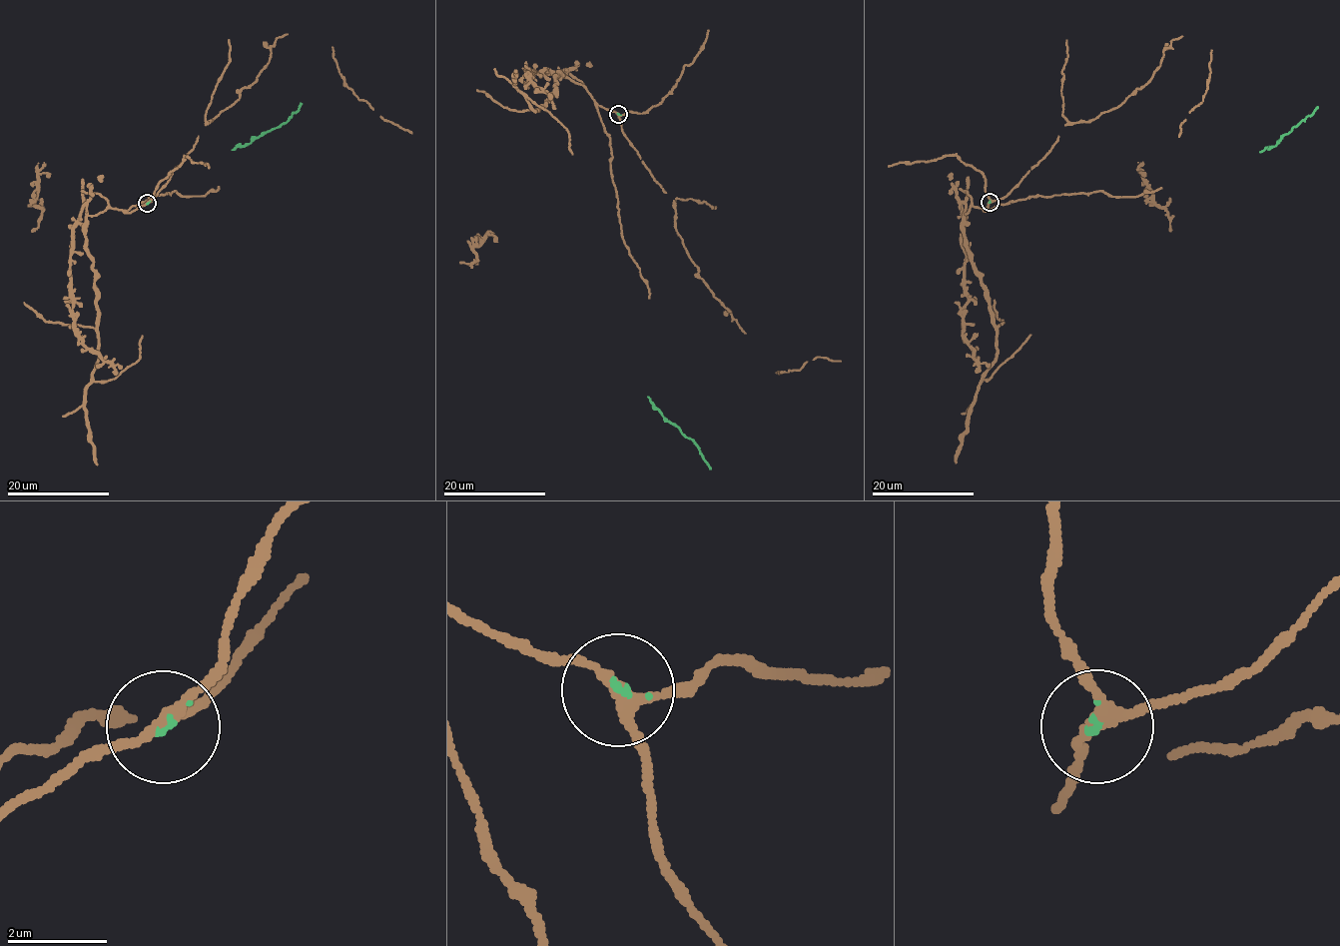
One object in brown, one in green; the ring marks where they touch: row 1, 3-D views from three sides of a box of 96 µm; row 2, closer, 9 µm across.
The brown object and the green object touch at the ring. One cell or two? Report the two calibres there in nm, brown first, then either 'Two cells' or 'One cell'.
Thickness 200 nm (brown) against 80 nm. One cell

